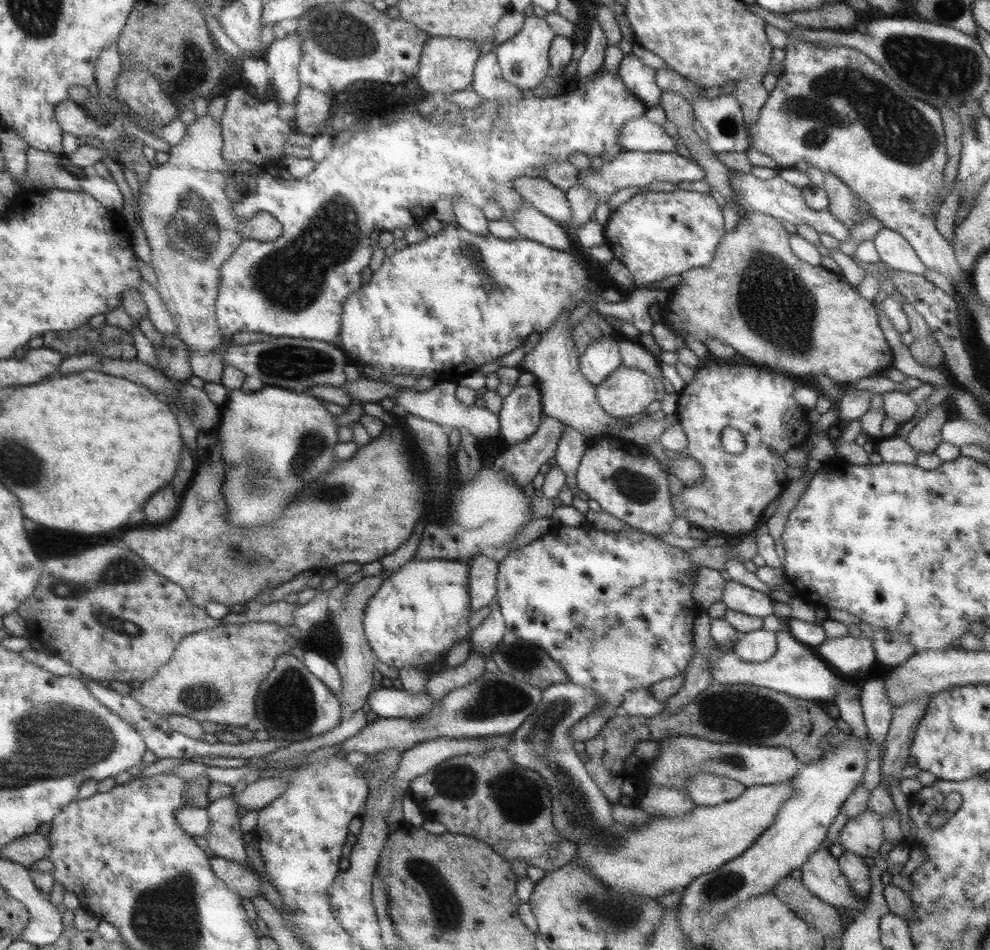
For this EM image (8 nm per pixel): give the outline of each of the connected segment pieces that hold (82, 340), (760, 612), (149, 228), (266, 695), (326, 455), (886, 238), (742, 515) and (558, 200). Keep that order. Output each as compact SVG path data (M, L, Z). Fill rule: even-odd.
M87 322L78 329L46 332L42 338L44 339L43 347L60 352L63 359L88 354L96 355L100 359L137 359L132 333L112 327L108 323L104 327L94 329Z
M728 578L721 600L729 609L764 619L774 615L774 600L770 595Z
M207 112L188 126L181 143L169 150L168 162L150 171L147 181L139 190L140 198L137 199L139 220L142 221L142 228L151 247L152 268L158 278L157 291L173 314L177 336L187 345L191 354L206 355L223 344L215 309L222 265L236 252L242 240L272 242L280 238L283 229L280 221L269 212L260 211L246 220L237 219L233 215L233 202L226 189L227 181L234 178L234 172L233 167L224 160L222 149L221 125Z
M286 654L276 659L272 672L262 682L256 697L256 717L274 739L291 742L324 735L345 720L339 697L302 661Z
M270 385L258 391L229 391L216 430L225 464L227 520L232 526L256 528L270 524L285 514L288 501L302 488L333 467L337 456L332 450L340 443L341 426L324 408L323 401L309 390L299 393Z
M882 227L873 238L881 261L896 270L923 275L927 266L920 260L913 246L891 228Z
M718 361L702 362L694 378L680 392L676 415L689 440L686 452L688 456L700 462L704 479L685 486L680 494L673 495L673 507L678 517L688 518L692 527L704 529L710 534L711 541L725 542L730 538L741 539L764 519L764 510L776 498L783 494L788 484L787 462L783 454L793 447L799 448L809 438L808 412L792 398L798 382L780 372L768 372L768 369L750 362L734 364ZM733 426L742 432L746 446L740 454L728 452L721 441L722 429Z
M521 176L513 185L526 203L537 208L542 214L549 216L561 225L568 225L573 220L573 210L569 205L567 193L548 180Z

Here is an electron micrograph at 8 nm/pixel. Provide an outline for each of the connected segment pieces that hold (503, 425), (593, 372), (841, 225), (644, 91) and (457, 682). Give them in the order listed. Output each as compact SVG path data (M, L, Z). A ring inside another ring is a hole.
M516 384L509 396L503 399L499 415L500 438L507 446L520 444L537 431L543 417L541 393L537 384Z
M619 333L602 334L580 355L580 372L594 386L608 379L612 372L622 366L622 358L618 350L618 342L621 339L623 337Z
M730 169L729 173L730 186L735 194L735 201L730 204L728 202L723 206L723 215L725 218L725 227L727 232L733 229L739 221L739 208L743 210L757 210L766 215L773 216L779 221L786 220L792 224L807 224L817 230L819 233L830 234L840 242L847 241L852 237L852 230L848 228L844 222L836 218L828 210L814 210L810 208L803 199L801 188L787 183L779 174L773 179L760 179L753 173L740 172Z
M633 52L624 55L618 73L647 108L659 105L663 90L655 81L655 70Z
M479 650L470 653L470 656L461 665L446 667L436 677L432 677L426 683L426 691L432 697L433 702L441 698L455 688L462 688L474 682L486 671L485 659Z

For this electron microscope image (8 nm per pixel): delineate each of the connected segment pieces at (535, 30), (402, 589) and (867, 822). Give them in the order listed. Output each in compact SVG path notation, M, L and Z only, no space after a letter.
M535 14L527 16L515 38L510 38L502 44L494 44L491 50L498 59L502 76L520 89L536 88L544 77L551 73L549 50L556 35L544 17Z
M413 558L386 576L378 592L367 600L362 617L366 640L377 660L398 671L407 666L428 666L445 660L452 646L465 640L471 632L468 627L472 614L470 573L470 565L464 561Z
M867 809L858 814L858 817L850 818L836 842L842 845L845 852L864 858L876 857L884 844L884 828L880 816Z

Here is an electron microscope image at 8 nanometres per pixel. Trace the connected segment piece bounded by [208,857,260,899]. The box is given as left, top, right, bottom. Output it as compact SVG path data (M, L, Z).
M212 858L210 861L212 872L223 880L228 889L235 891L244 899L252 899L260 895L260 879L240 862L232 862L224 858Z

